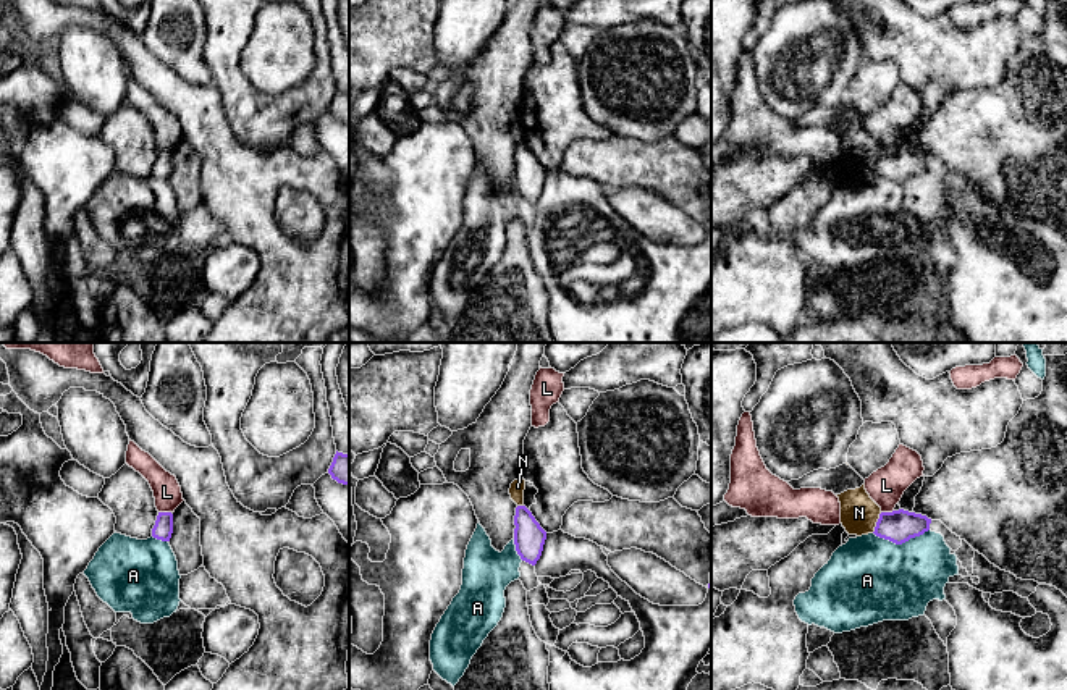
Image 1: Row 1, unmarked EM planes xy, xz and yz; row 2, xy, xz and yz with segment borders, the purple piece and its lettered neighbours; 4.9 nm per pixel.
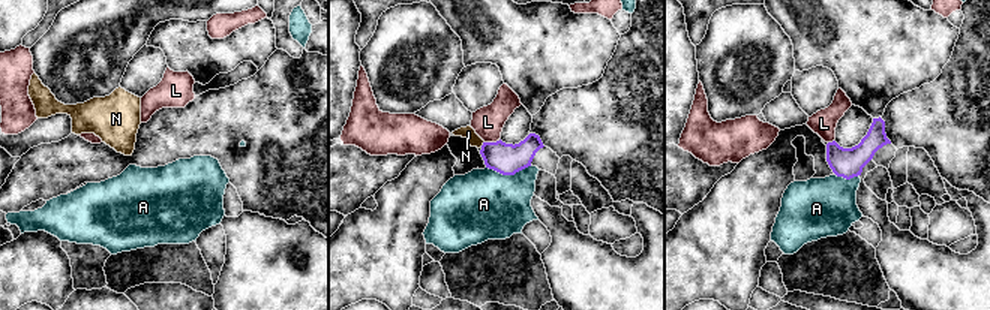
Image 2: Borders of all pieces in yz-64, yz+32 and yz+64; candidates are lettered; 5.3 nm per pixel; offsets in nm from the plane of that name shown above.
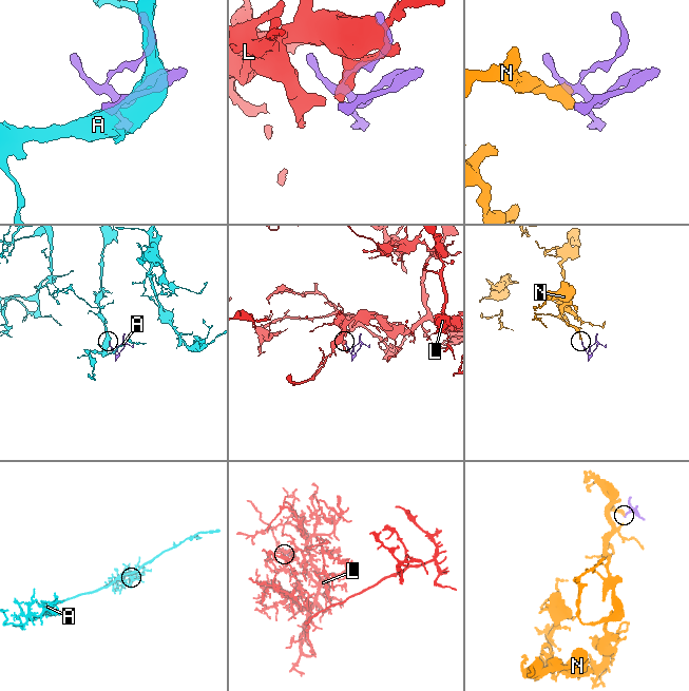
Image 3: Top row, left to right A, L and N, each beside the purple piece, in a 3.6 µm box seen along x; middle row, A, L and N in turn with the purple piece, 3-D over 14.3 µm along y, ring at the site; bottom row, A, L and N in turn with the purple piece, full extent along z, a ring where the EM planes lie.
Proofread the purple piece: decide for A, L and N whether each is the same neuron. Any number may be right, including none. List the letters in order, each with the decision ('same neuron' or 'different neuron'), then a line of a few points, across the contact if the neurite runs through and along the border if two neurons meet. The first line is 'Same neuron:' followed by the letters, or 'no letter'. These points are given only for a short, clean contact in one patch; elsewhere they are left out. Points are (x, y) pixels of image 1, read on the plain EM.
Same neuron: no letter
A: different neuron
L: different neuron; line xy (159, 149), (170, 151)
N: different neuron; line yz (881, 151), (872, 170)

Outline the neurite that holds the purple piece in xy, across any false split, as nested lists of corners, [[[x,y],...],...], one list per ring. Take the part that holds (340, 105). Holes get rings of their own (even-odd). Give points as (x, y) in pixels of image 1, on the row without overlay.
[[[338,90],[328,107],[333,118],[343,123],[349,123],[349,92]]]

